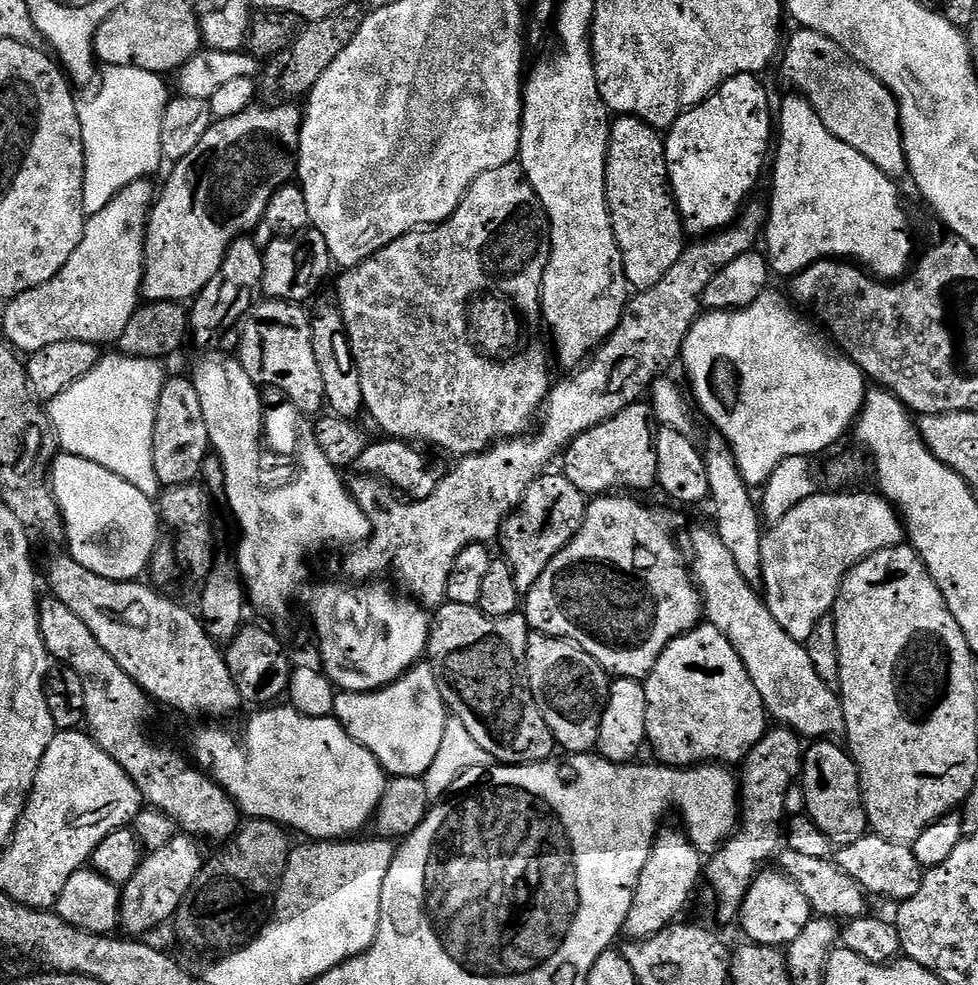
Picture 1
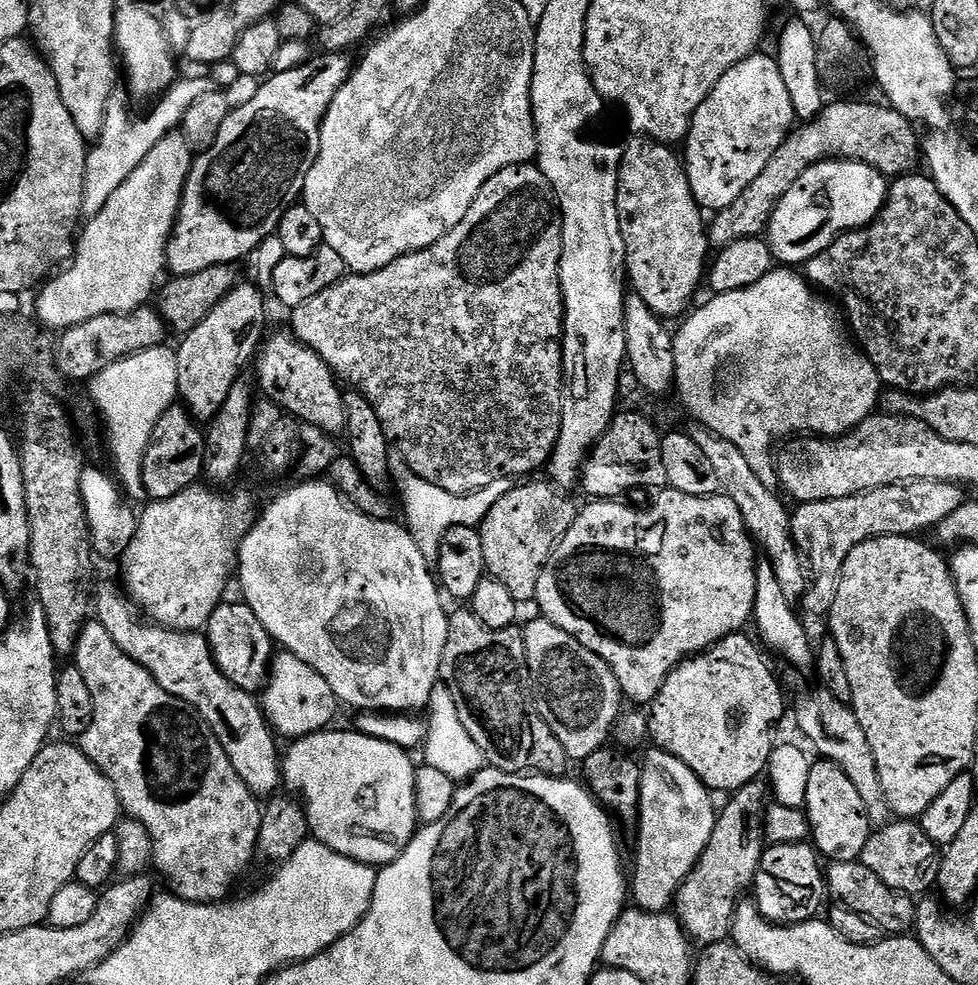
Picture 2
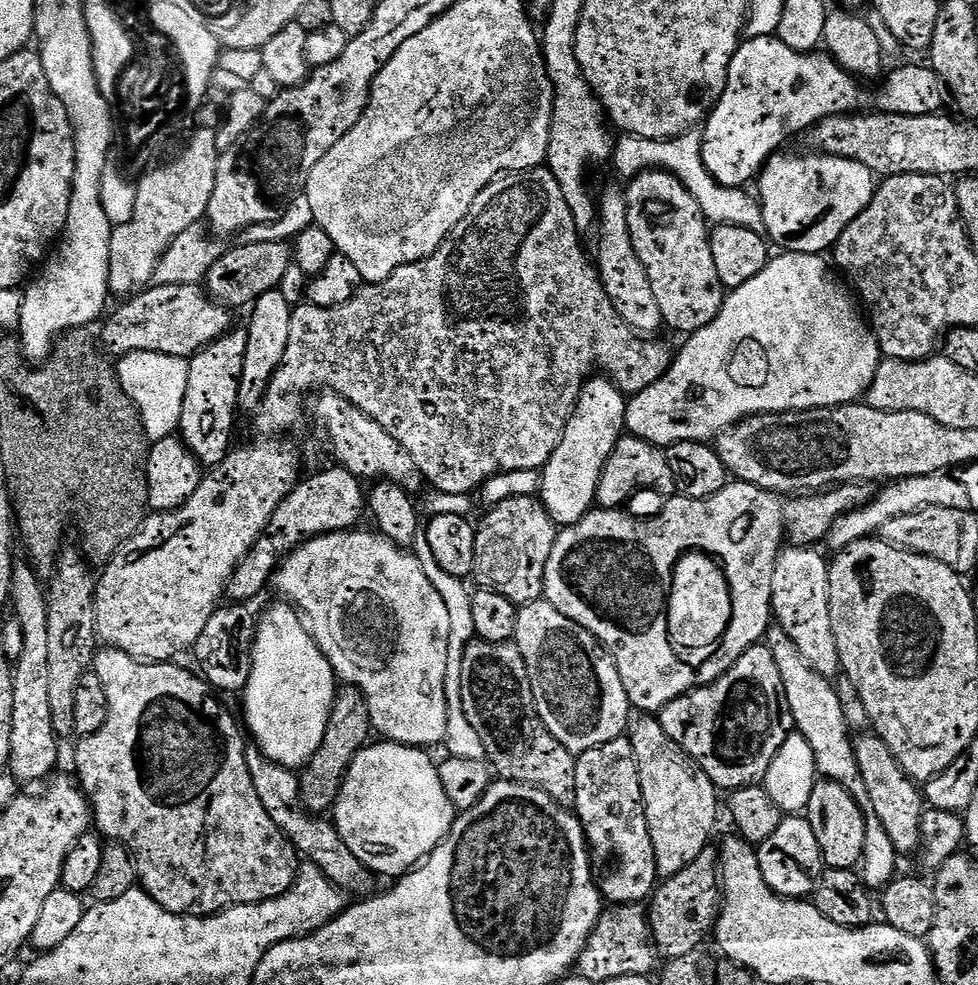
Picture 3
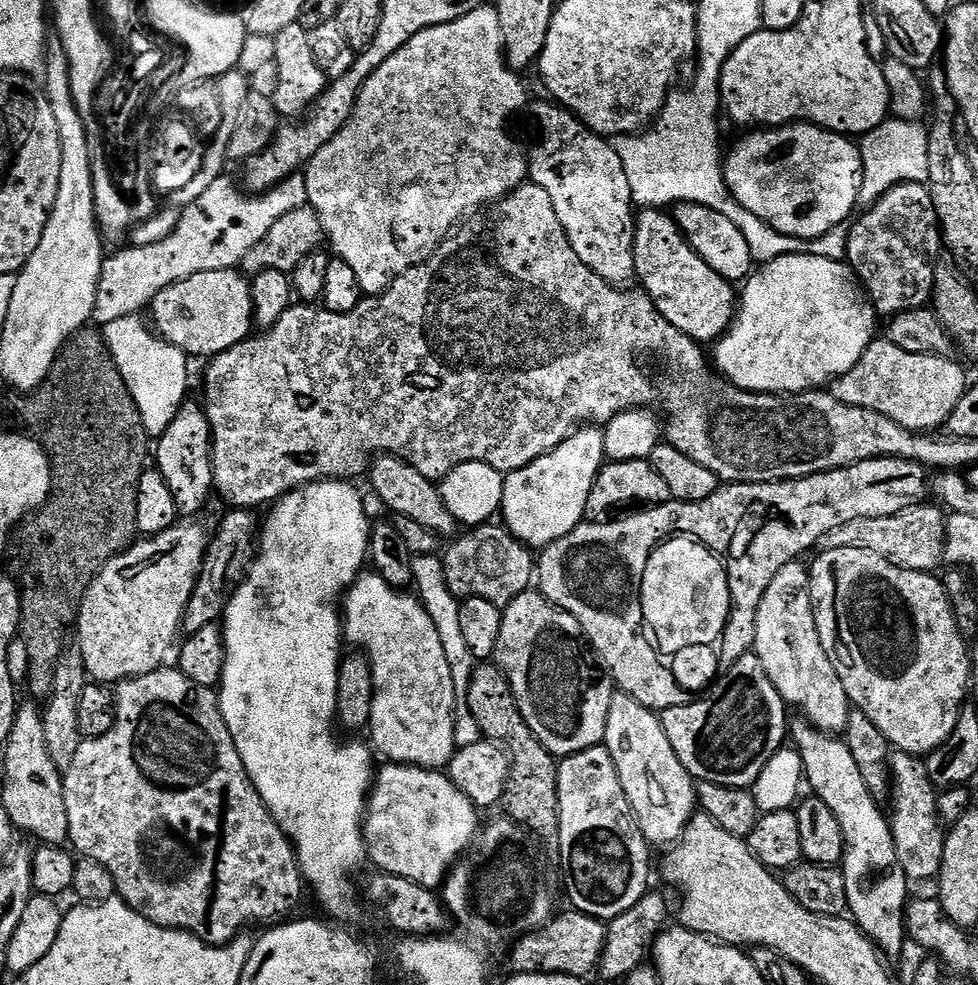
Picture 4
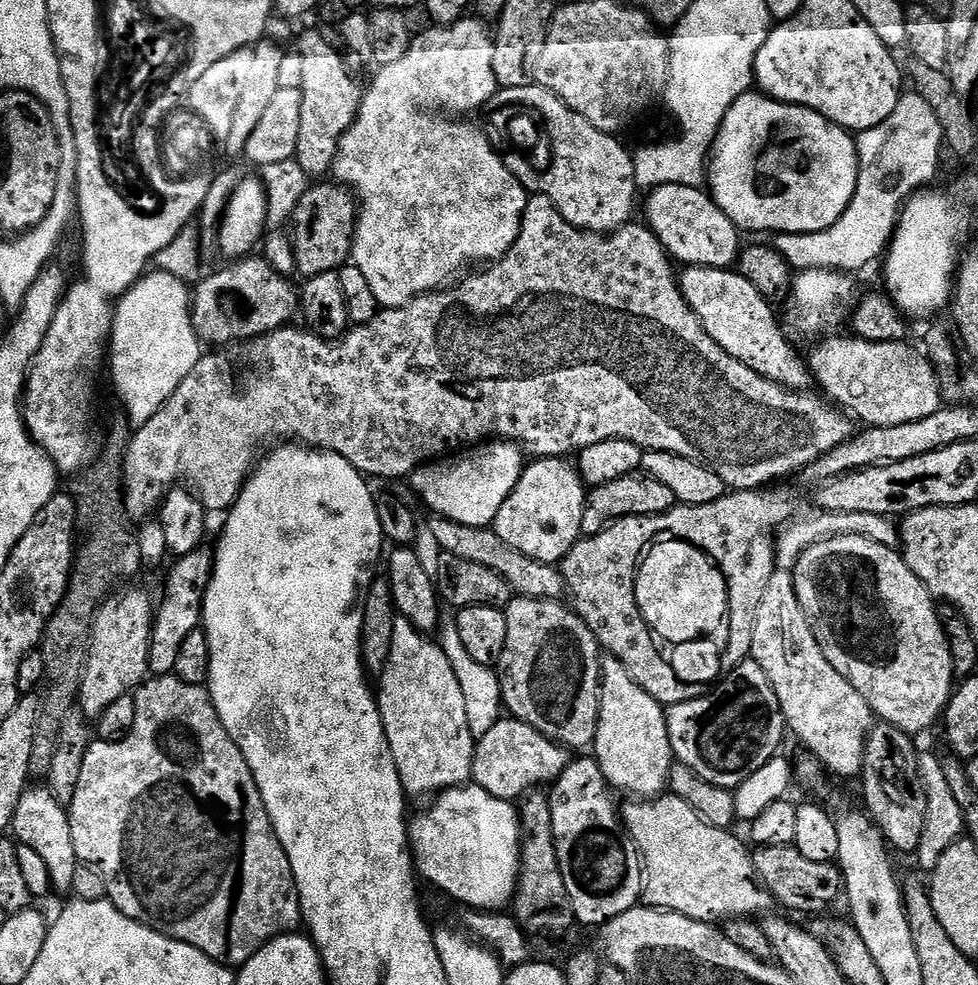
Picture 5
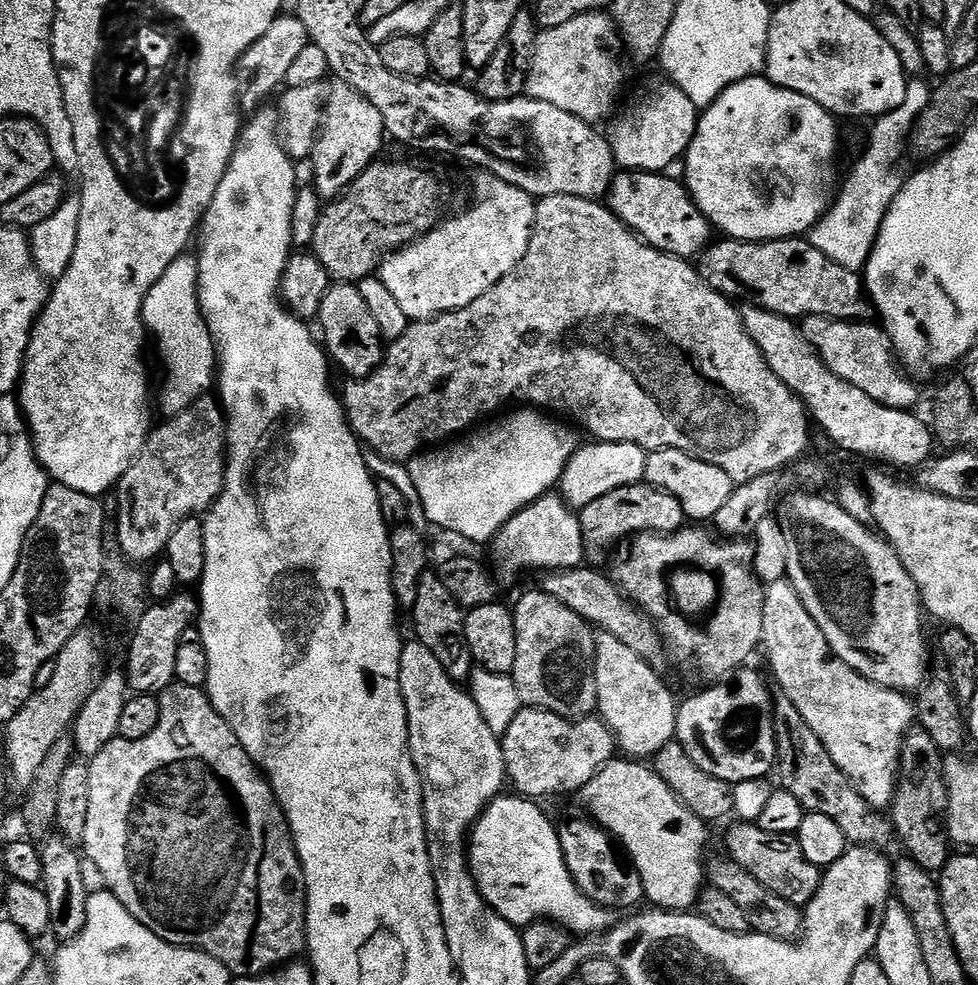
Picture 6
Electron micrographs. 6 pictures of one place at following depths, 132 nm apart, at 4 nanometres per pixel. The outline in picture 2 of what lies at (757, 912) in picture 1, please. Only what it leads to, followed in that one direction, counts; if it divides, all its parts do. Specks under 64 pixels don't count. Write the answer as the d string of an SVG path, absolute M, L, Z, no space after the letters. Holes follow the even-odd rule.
M808 842L803 844L772 844L765 847L756 875L755 892L754 903L760 909L765 920L778 924L801 924L804 920L813 919L819 913L816 911L819 910L820 903L826 900L826 872L815 847Z

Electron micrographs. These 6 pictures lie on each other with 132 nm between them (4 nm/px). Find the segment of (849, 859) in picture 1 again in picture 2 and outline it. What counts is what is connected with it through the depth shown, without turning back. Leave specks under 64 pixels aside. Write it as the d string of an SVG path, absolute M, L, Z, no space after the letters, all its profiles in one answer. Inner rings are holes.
M908 818L893 819L893 824L885 828L877 827L866 842L866 850L862 850L859 863L874 870L888 888L904 892L916 898L921 894L928 894L936 888L936 879L940 869L941 849L920 829L919 823ZM919 892L924 892L920 893Z

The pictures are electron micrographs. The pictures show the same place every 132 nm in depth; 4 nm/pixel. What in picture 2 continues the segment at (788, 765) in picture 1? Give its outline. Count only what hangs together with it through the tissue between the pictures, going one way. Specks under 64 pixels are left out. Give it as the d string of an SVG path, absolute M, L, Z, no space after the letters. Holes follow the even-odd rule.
M763 779L751 780L727 797L728 805L719 809L716 825L704 853L692 872L681 883L674 897L674 915L697 945L722 943L729 939L736 909L744 891L756 882L760 859L766 847L764 813L770 788Z

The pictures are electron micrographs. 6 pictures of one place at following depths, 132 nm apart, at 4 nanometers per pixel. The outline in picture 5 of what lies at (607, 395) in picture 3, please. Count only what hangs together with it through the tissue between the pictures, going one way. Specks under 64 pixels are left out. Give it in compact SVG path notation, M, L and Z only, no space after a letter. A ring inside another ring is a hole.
M536 458L525 467L520 480L514 486L514 490L502 502L498 510L494 527L498 538L506 542L506 546L514 546L522 554L534 558L543 564L559 565L577 540L582 536L582 514L586 499L586 485L575 463L564 458Z

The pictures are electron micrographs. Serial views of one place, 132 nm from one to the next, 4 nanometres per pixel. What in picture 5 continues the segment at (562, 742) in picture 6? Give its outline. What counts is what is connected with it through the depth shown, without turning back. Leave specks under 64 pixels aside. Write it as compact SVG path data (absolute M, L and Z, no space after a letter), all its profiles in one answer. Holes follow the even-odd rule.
M501 718L484 737L477 739L472 780L482 790L494 794L494 798L516 802L544 786L540 784L551 785L563 774L569 763L570 752L564 745L555 744L526 722Z

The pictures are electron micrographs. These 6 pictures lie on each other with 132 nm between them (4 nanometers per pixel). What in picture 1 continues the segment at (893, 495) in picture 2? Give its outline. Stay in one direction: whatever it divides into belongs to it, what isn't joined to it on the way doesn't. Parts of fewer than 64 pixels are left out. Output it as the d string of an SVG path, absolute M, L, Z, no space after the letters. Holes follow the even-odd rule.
M840 490L835 496L832 492L821 491L819 494L806 498L802 502L798 502L798 506L794 506L794 510L790 510L790 514L786 514L786 518L782 518L777 524L771 525L765 531L762 538L762 595L765 604L767 604L770 614L774 614L774 622L778 622L778 626L782 626L782 630L786 630L786 634L790 634L790 638L807 642L810 634L814 631L814 626L824 616L829 615L836 607L836 599L840 593L840 587L851 570L858 562L862 562L866 558L870 558L870 554L878 554L878 550L886 550L887 548L898 548L905 543L906 540L906 524L899 512L893 508L892 503L885 500L883 496L872 492L848 492L852 490Z

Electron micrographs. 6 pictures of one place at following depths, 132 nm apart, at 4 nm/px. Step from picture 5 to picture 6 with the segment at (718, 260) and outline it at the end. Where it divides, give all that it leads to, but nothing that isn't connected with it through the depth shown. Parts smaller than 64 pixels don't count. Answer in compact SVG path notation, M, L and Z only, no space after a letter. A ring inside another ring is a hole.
M631 170L617 171L606 193L606 207L622 221L625 228L636 233L645 244L671 256L699 257L714 236L712 225L697 212L696 205L692 203L683 183L679 179L671 180L668 174Z

